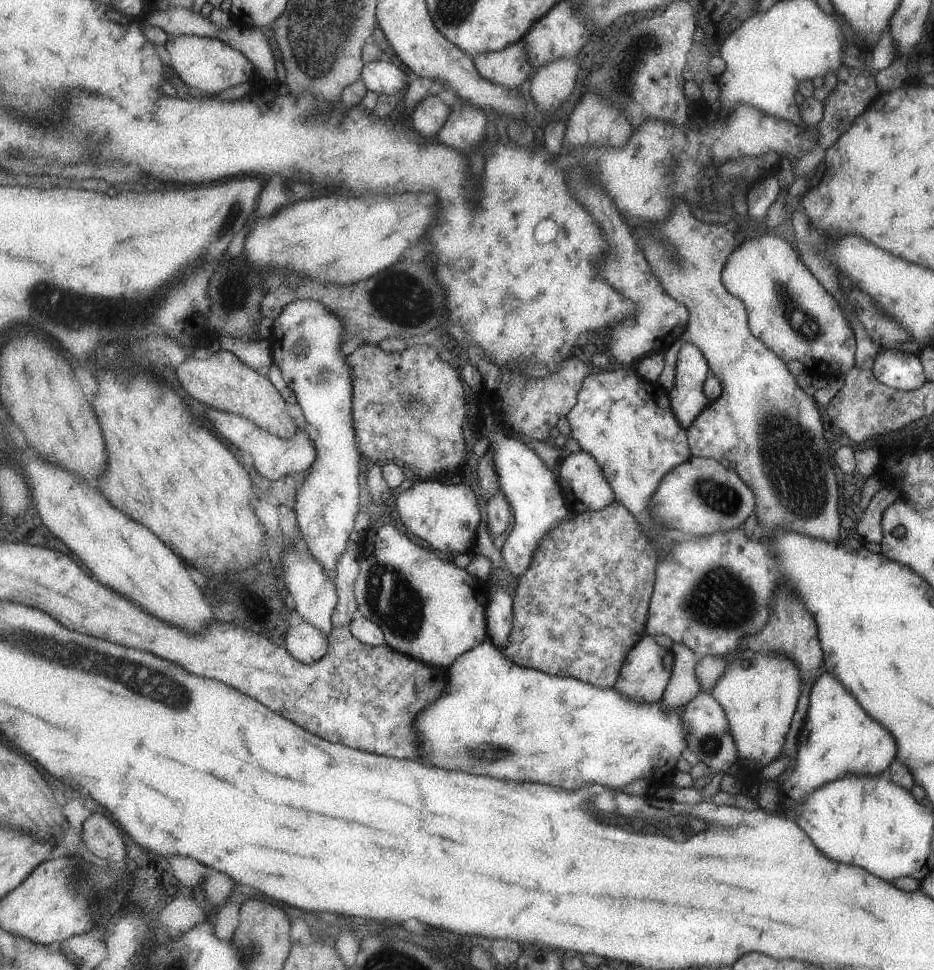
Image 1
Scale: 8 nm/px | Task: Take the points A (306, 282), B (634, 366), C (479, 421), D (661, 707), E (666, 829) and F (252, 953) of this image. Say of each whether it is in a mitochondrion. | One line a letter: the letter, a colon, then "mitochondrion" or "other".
A: other
B: other
C: other
D: other
E: mitochondrion
F: mitochondrion

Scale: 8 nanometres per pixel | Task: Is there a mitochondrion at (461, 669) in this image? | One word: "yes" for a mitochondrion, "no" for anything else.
no

